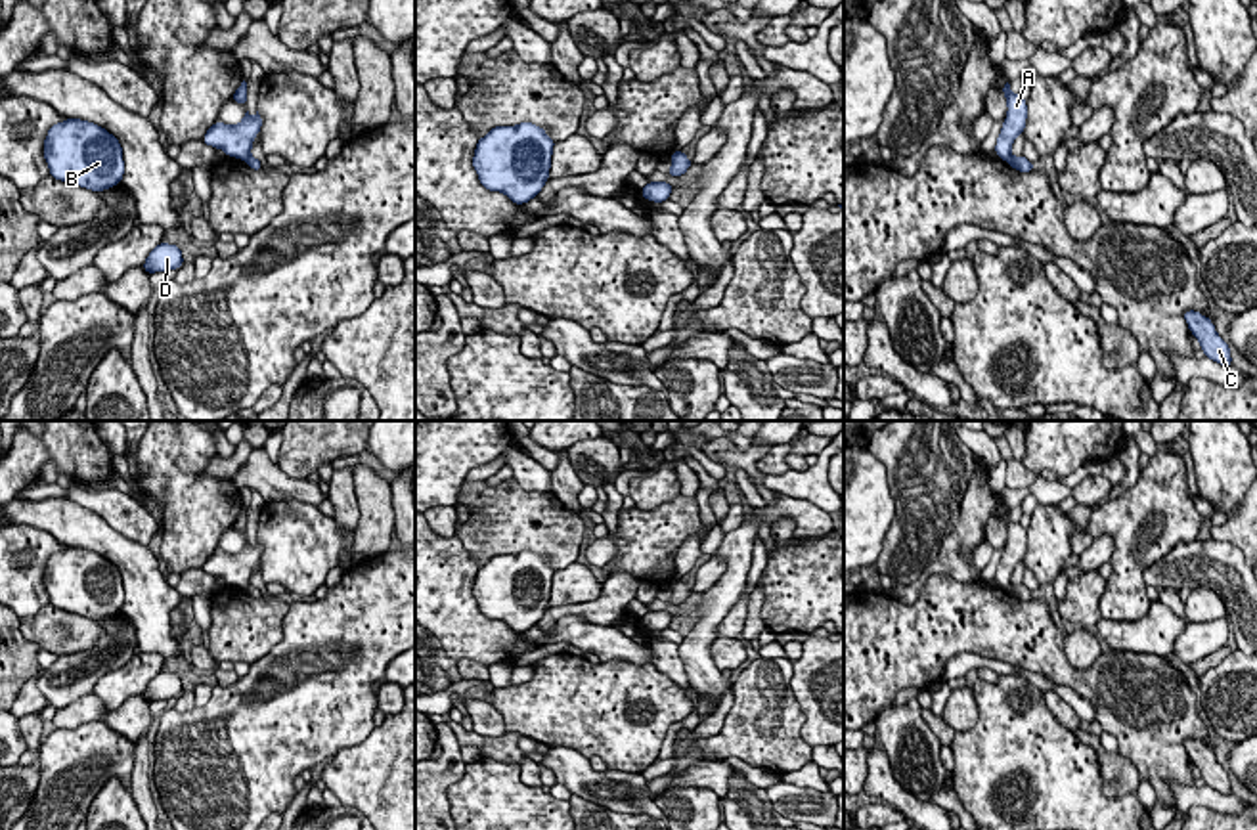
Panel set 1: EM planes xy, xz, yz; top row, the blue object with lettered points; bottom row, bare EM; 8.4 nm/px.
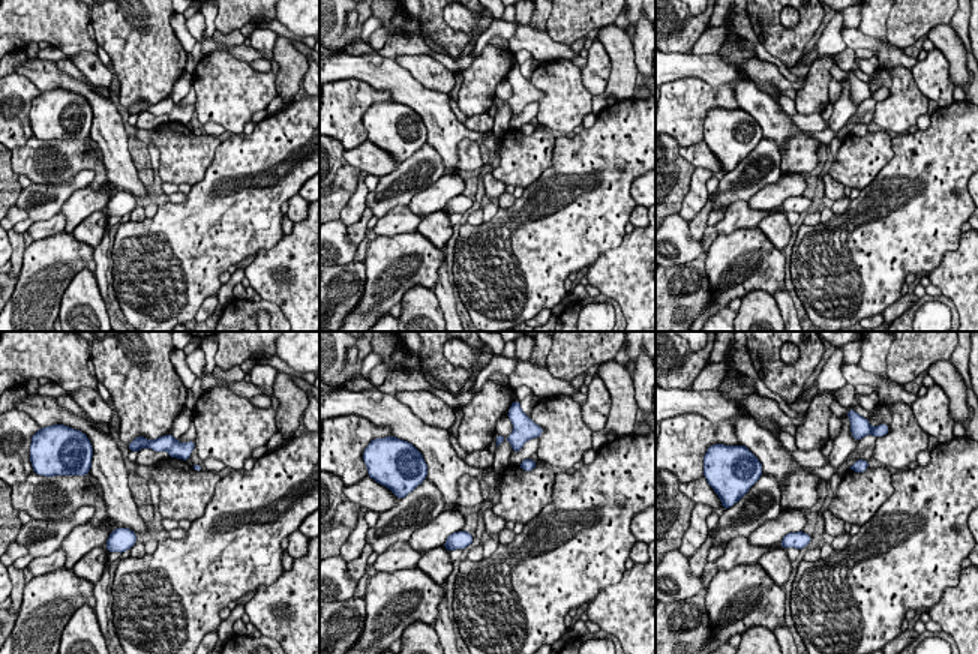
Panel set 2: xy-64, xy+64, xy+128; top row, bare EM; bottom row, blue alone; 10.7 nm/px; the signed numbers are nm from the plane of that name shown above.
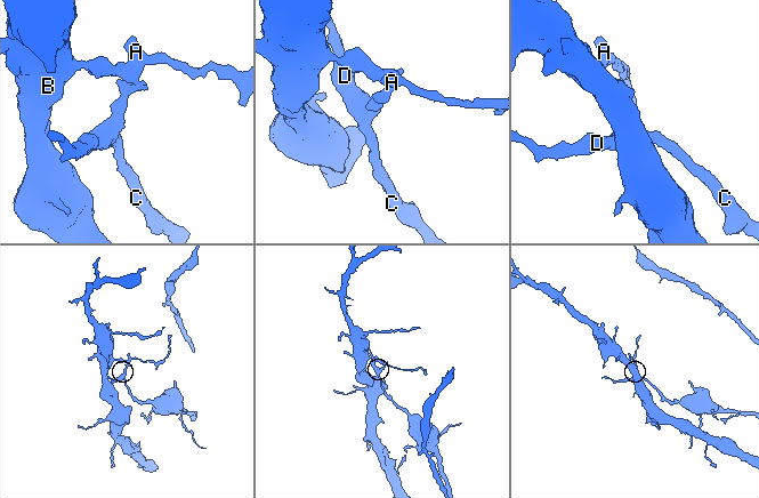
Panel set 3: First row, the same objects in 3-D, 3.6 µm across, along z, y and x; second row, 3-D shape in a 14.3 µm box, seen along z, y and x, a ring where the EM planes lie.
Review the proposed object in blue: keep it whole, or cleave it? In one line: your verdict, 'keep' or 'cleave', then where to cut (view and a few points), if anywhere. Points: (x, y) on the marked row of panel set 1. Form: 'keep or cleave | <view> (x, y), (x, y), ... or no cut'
cleave | yz (1011, 155), (1005, 159)

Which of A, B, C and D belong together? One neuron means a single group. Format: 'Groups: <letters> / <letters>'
Groups: A B / C D

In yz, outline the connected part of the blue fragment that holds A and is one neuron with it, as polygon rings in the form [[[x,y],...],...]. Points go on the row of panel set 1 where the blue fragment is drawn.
[[[1008,82],[1003,86],[1003,94],[1006,96],[1008,113],[997,138],[995,153],[1006,161],[1016,136],[1025,128],[1027,105],[1020,94],[1010,92]]]

